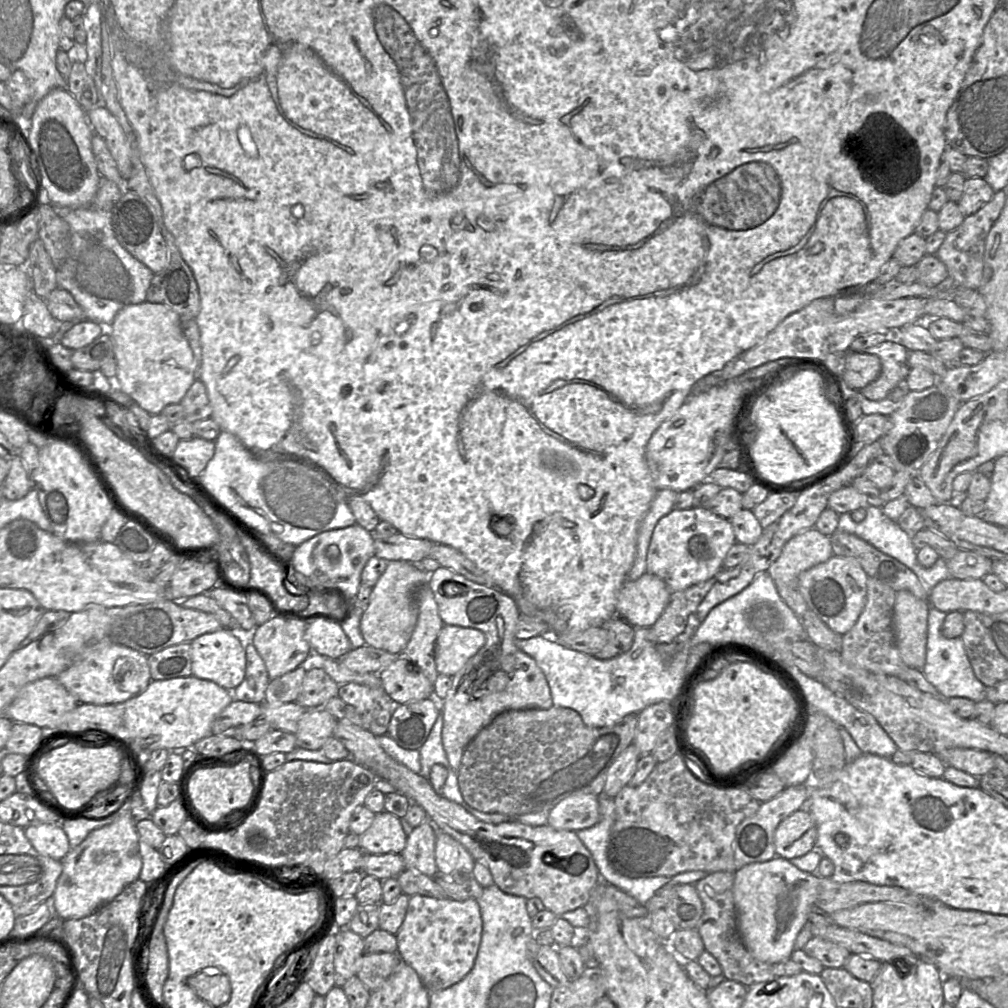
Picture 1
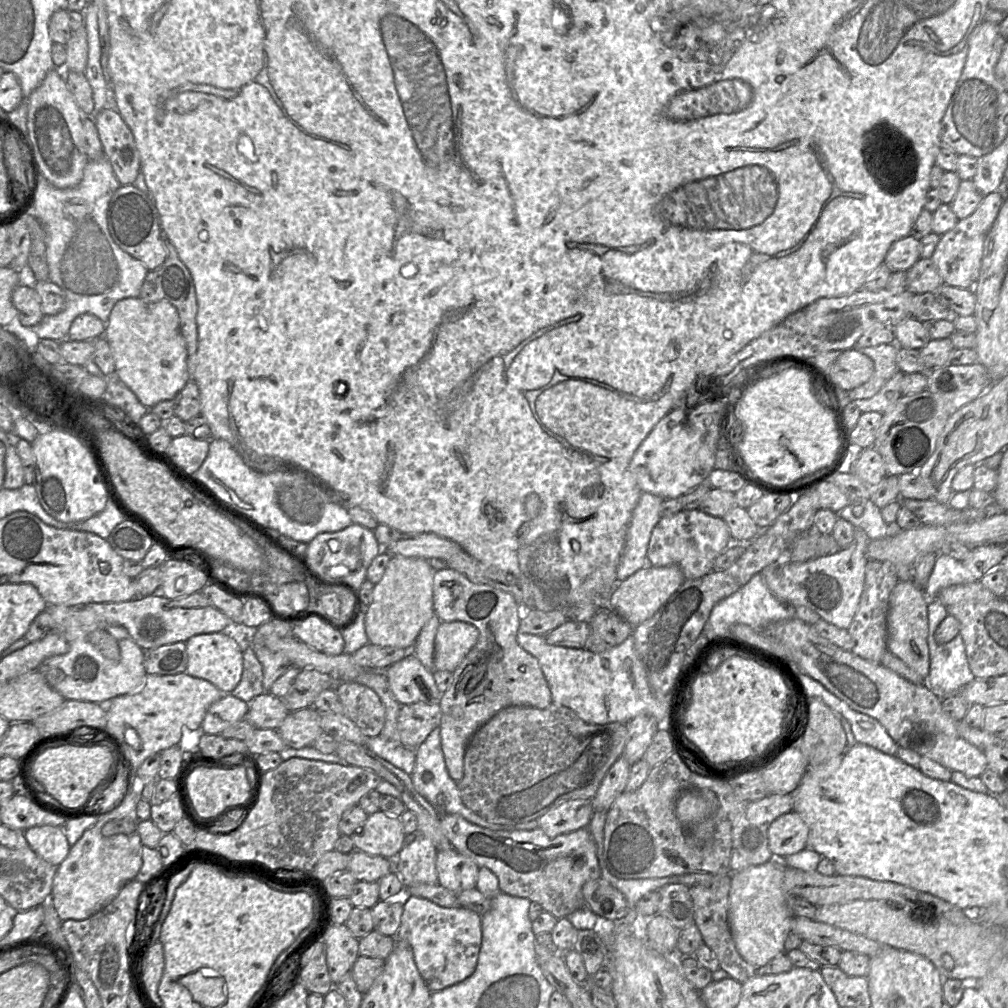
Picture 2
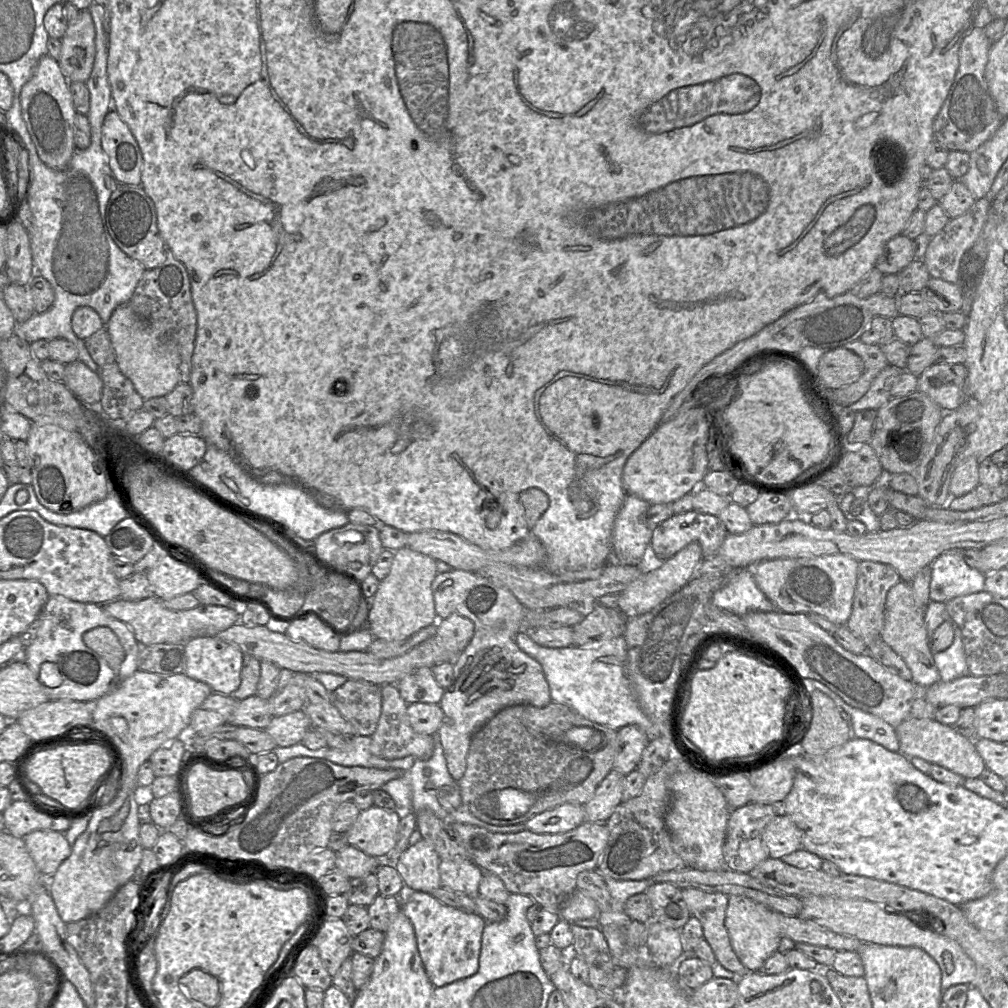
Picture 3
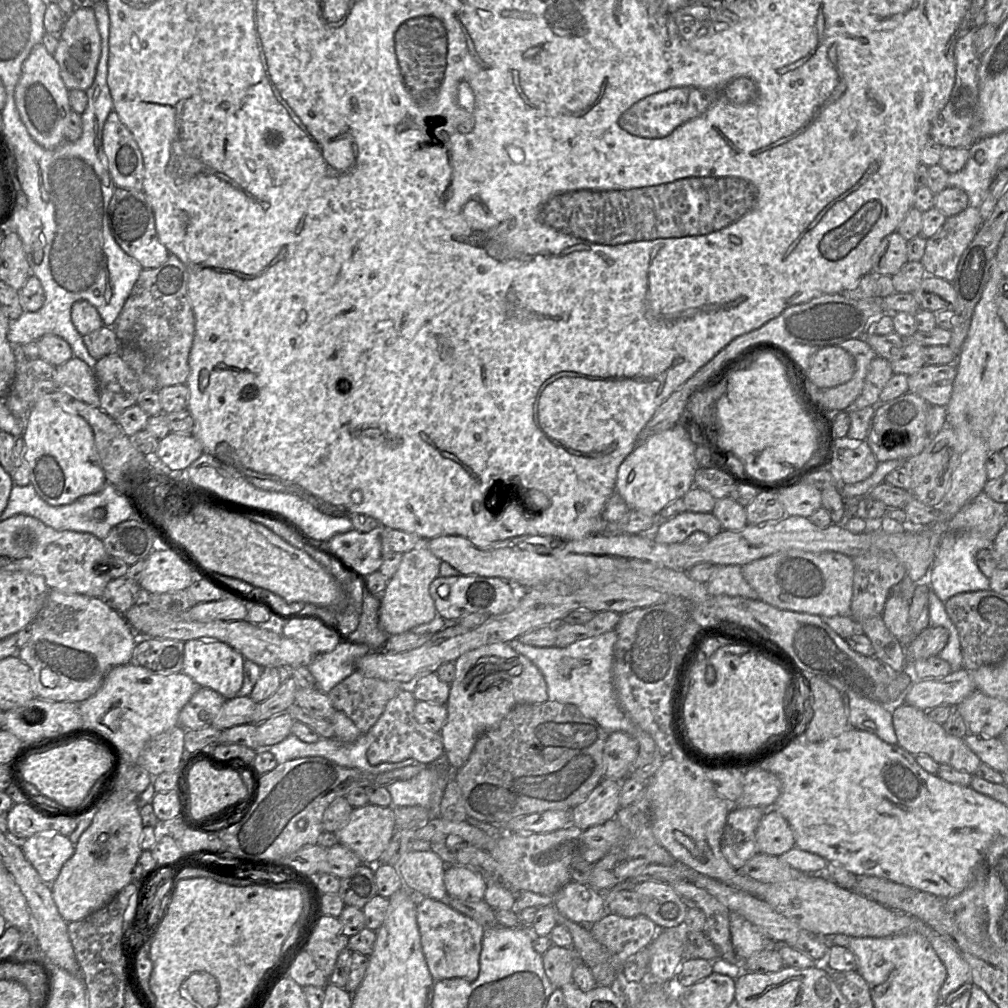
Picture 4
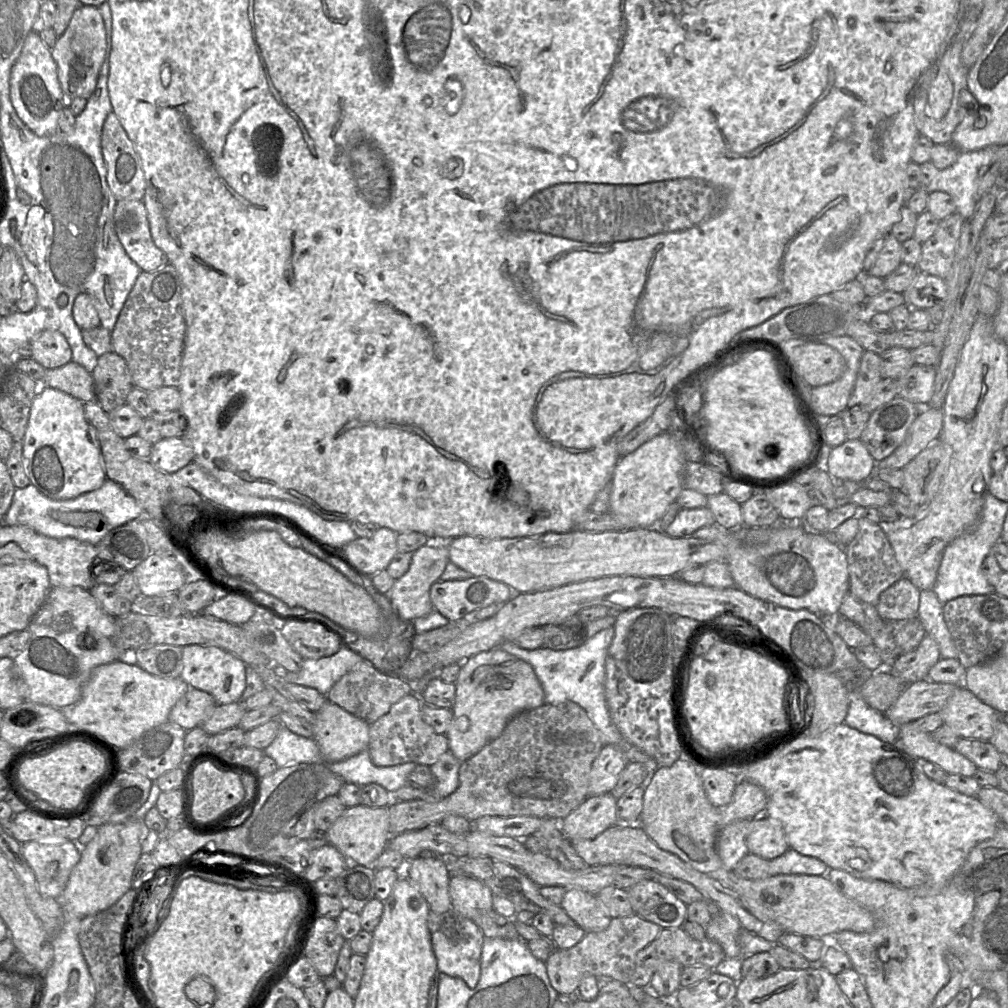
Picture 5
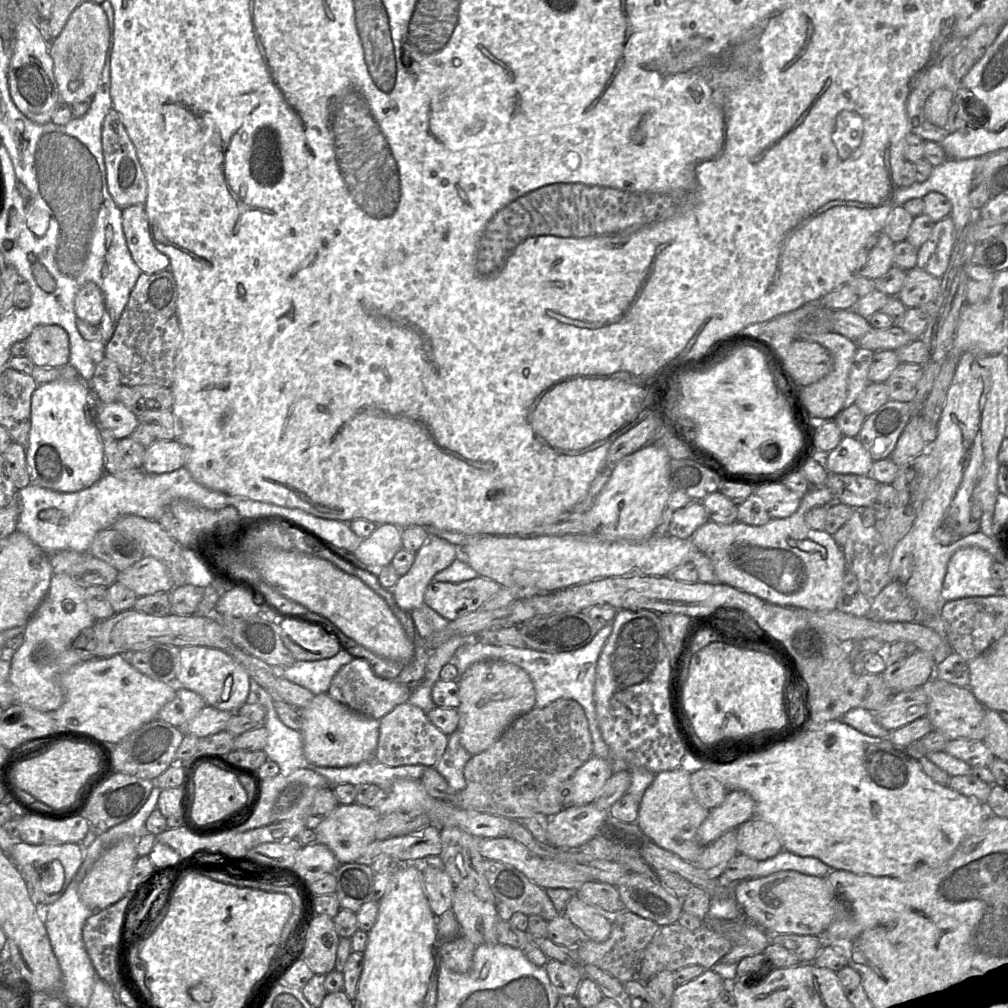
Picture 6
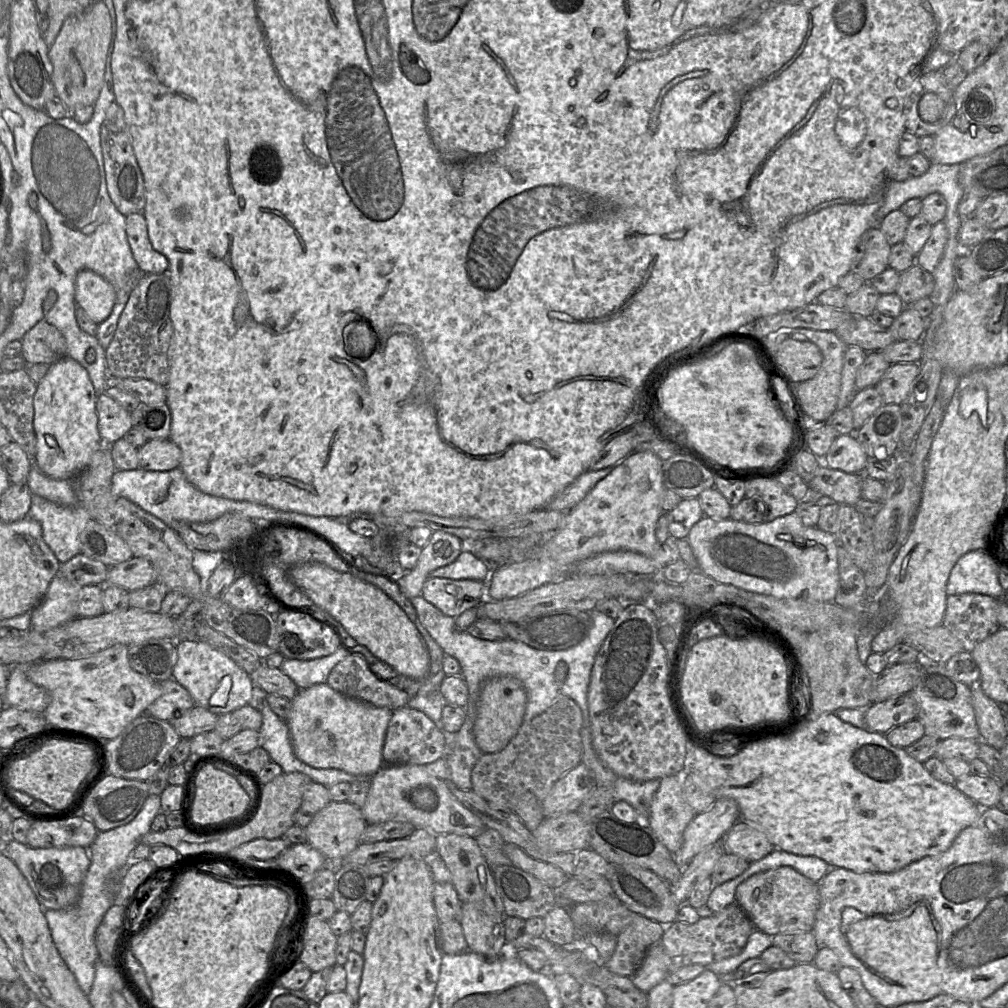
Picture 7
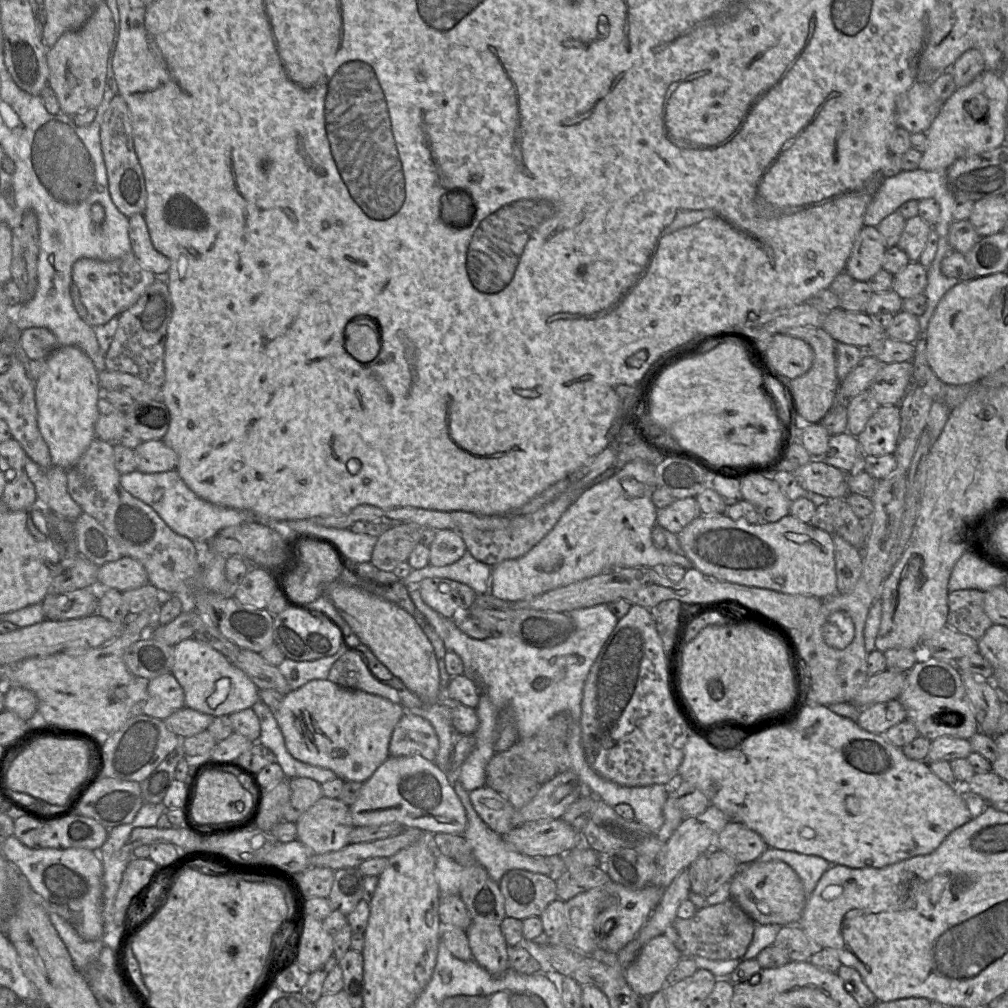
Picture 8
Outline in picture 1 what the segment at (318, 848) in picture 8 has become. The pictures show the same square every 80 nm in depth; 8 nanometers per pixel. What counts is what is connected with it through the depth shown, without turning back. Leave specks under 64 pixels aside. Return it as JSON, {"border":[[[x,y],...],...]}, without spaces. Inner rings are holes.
{"border":[[[382,811],[375,814],[371,826],[359,835],[359,847],[369,854],[400,854],[407,841],[400,818]]]}

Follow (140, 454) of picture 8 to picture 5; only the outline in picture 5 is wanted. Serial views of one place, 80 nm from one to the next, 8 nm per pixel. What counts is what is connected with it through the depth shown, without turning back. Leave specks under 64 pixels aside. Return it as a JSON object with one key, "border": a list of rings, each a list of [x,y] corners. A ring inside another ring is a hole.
{"border":[[[184,437],[162,438],[153,444],[150,462],[159,470],[173,474],[193,462],[194,451]]]}

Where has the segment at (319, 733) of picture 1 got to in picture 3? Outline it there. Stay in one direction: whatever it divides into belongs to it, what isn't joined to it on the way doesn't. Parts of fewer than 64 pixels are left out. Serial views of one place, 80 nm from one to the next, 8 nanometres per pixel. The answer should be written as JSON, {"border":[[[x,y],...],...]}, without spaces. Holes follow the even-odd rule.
{"border":[[[303,709],[285,715],[274,716],[265,731],[277,746],[289,747],[302,743],[305,733],[312,728],[311,721]]]}

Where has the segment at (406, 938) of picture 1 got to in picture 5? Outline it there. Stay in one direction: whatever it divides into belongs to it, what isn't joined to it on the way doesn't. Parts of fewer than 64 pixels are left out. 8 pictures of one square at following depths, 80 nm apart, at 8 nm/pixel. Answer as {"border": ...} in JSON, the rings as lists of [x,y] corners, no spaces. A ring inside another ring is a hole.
{"border":[[[430,910],[428,928],[439,973],[461,978],[470,988],[475,987],[480,978],[480,959],[484,940],[480,928],[472,920],[453,910],[443,914]]]}

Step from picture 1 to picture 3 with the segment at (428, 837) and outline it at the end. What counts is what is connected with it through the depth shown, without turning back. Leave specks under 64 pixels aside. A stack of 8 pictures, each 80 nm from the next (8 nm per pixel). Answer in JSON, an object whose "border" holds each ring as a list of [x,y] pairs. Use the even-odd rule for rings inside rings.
{"border":[[[423,838],[414,845],[409,845],[393,860],[404,882],[405,892],[432,893],[442,887],[439,863],[437,852]]]}

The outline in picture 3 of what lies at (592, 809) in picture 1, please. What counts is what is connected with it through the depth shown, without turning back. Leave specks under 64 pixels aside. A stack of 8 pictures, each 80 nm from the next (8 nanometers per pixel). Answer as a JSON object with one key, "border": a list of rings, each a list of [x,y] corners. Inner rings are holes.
{"border":[[[565,803],[535,815],[524,823],[537,834],[563,834],[585,822],[584,805]]]}

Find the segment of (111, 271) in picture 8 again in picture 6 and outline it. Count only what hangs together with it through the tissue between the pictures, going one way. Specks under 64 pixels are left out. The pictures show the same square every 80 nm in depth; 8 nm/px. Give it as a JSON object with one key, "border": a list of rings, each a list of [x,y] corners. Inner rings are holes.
{"border":[[[86,282],[78,290],[75,297],[75,314],[79,319],[97,326],[100,325],[105,311],[104,295],[93,282]]]}

